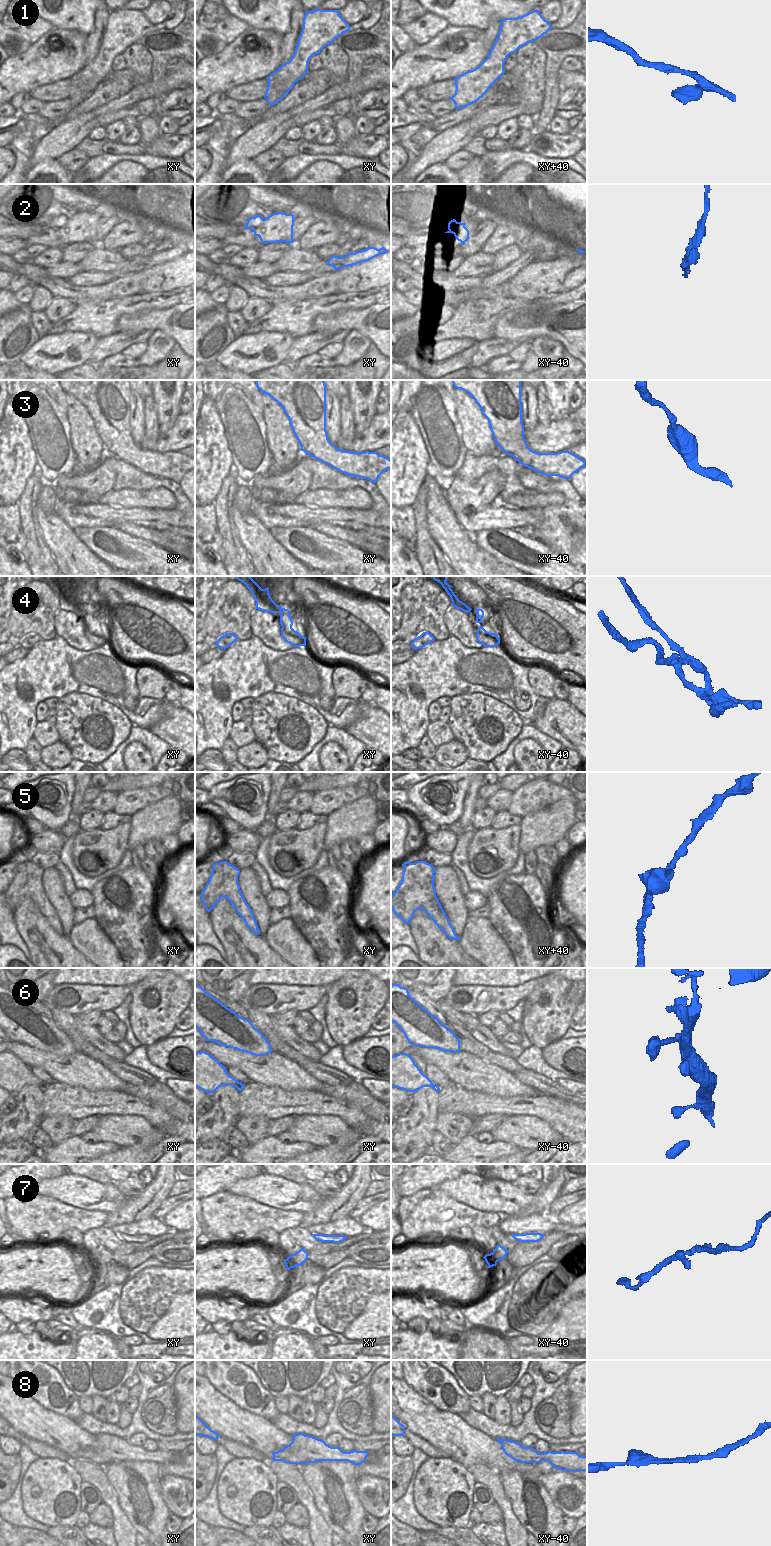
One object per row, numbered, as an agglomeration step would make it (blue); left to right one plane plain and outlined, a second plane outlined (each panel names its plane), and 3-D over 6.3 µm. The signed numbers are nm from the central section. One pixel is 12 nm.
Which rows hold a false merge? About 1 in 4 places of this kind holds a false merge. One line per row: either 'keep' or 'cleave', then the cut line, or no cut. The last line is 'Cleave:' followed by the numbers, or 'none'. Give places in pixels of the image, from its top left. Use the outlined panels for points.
1: keep; cut none
2: cleave; cut xy-40 (464, 225), (457, 229), (449, 230)
3: keep; cut none
4: cleave; cut xy (282, 627), (296, 638), (301, 645)
5: keep; cut none
6: keep; cut none
7: keep; cut none
8: keep; cut none
Cleave: 2, 4

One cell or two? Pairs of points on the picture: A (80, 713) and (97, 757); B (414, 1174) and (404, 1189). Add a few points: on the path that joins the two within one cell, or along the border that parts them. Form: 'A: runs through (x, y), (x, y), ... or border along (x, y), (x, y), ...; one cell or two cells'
A: runs through (75, 724), (72, 727), (73, 732), (87, 746); one cell
B: runs through (414, 1178), (408, 1185); one cell

